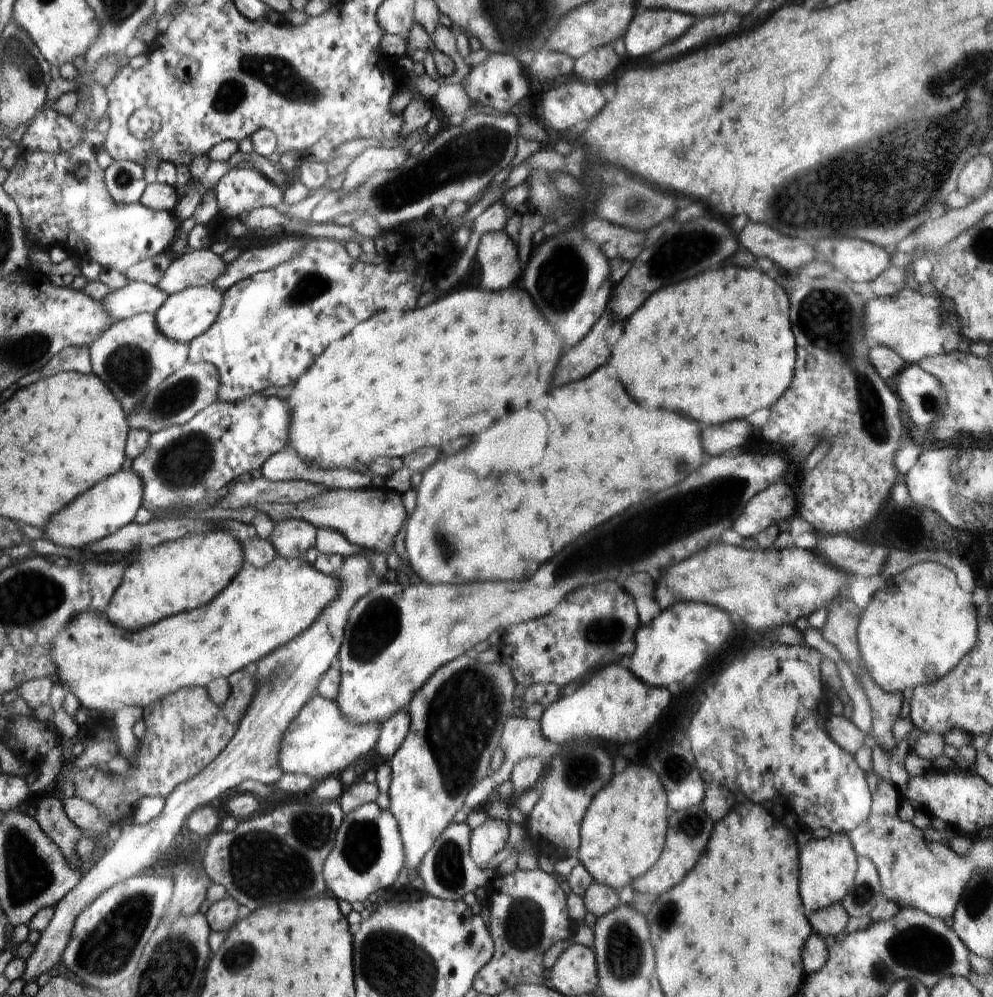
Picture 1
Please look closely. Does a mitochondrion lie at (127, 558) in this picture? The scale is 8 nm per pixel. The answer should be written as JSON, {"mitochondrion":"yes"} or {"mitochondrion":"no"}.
{"mitochondrion":"no"}

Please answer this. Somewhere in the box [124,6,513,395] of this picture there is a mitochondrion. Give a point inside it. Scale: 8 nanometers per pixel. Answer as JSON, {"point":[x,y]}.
{"point":[271,73]}

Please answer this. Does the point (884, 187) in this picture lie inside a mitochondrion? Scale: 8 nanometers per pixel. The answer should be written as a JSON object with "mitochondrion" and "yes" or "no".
{"mitochondrion":"yes"}

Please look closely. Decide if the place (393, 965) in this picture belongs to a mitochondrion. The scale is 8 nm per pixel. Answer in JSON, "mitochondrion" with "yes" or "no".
{"mitochondrion":"yes"}

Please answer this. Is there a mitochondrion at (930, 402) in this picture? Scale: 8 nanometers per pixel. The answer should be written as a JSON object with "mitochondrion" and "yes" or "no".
{"mitochondrion":"yes"}

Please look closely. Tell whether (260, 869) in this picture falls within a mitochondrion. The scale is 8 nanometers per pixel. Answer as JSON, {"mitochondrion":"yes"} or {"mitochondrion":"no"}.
{"mitochondrion":"yes"}

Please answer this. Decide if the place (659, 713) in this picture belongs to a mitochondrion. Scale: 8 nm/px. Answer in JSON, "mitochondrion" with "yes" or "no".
{"mitochondrion":"no"}

